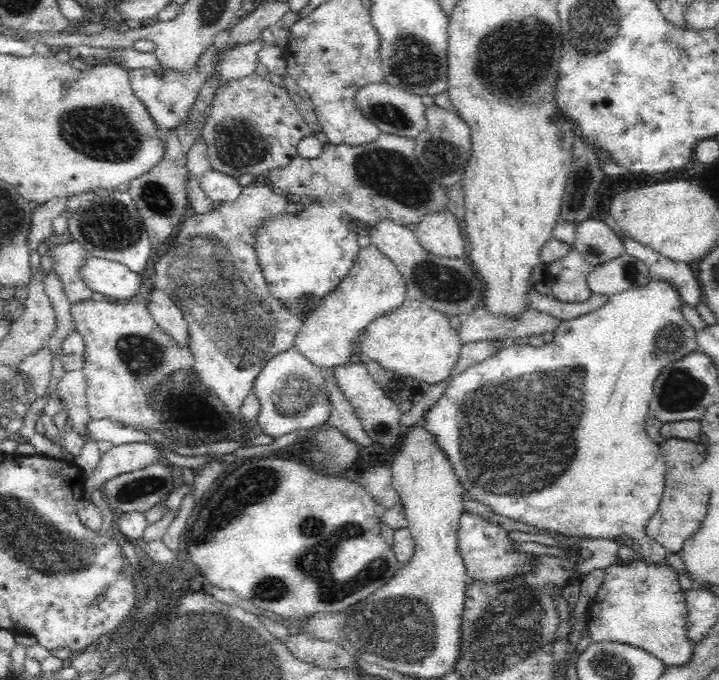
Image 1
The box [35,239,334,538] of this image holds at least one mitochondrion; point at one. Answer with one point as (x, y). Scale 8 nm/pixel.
(294, 397)

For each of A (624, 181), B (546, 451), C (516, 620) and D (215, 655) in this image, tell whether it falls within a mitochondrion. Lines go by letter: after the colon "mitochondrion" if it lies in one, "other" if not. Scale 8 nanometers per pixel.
A: other
B: mitochondrion
C: mitochondrion
D: mitochondrion

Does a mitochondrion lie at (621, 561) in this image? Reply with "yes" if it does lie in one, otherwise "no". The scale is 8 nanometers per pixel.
no

